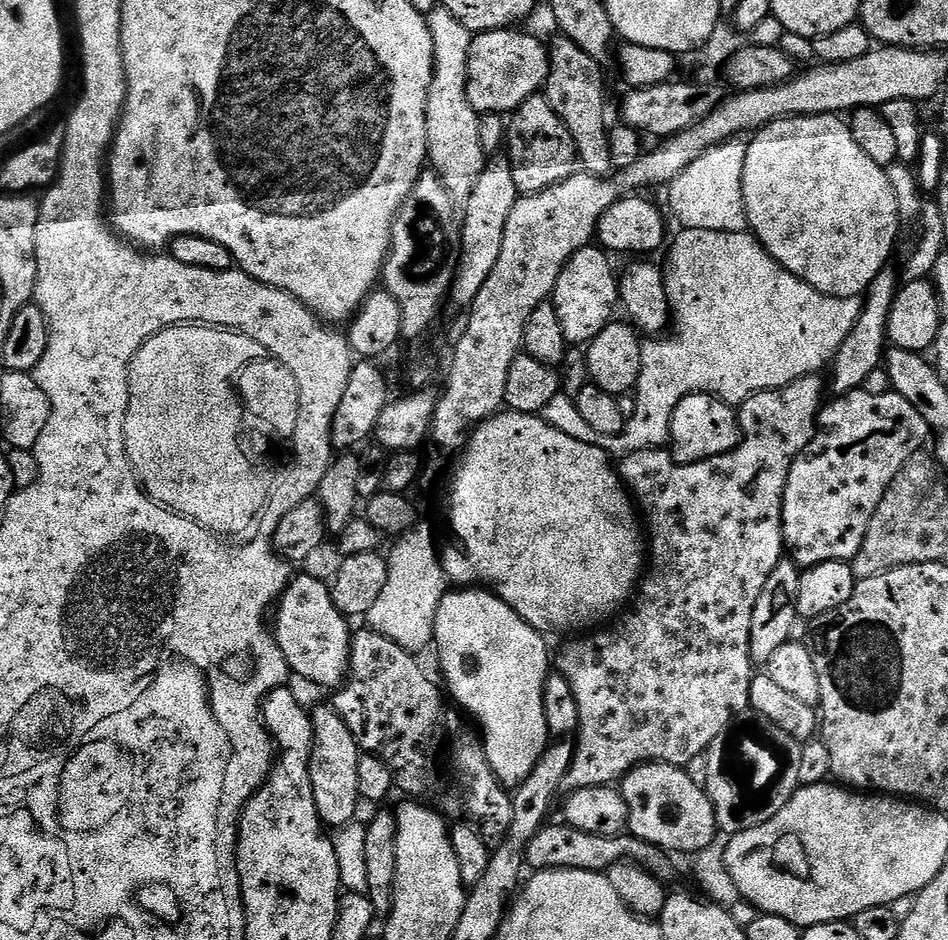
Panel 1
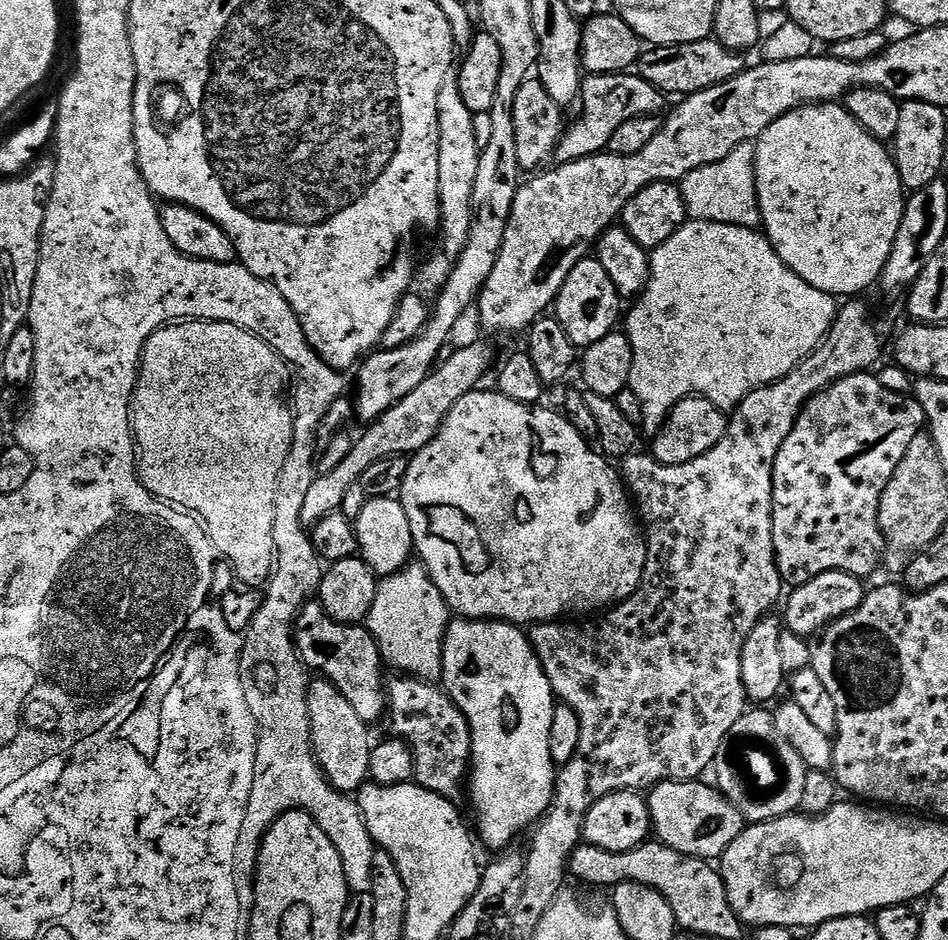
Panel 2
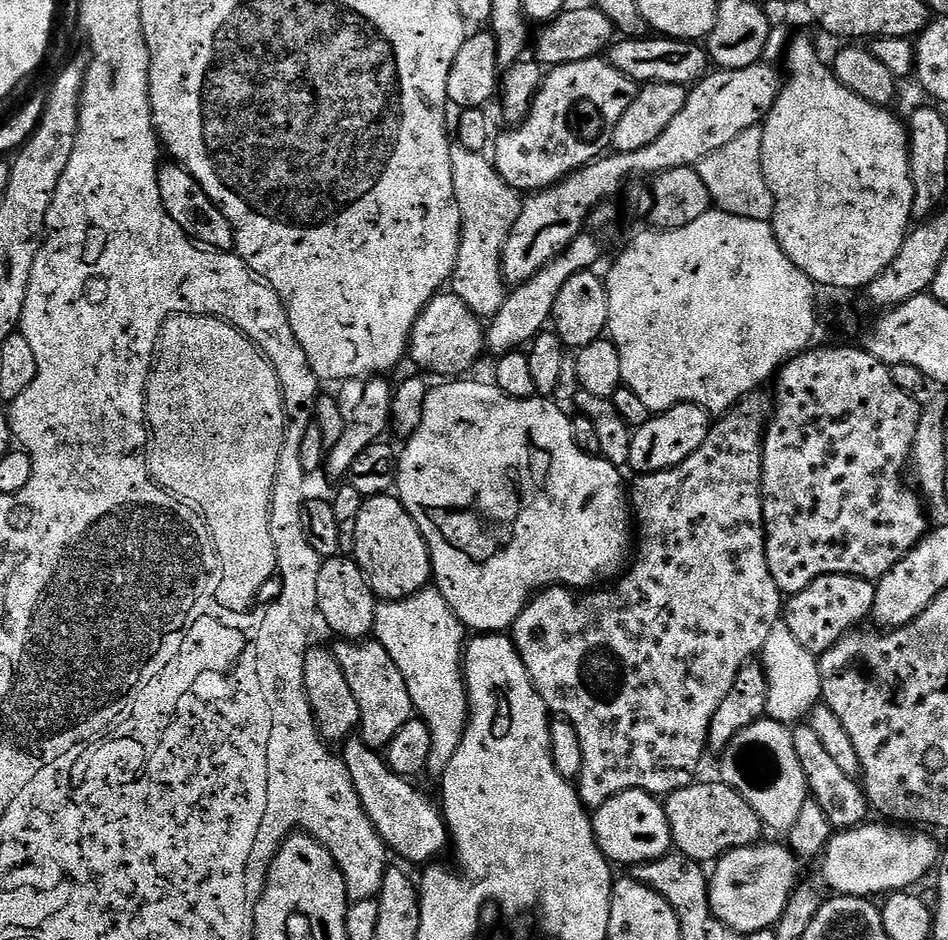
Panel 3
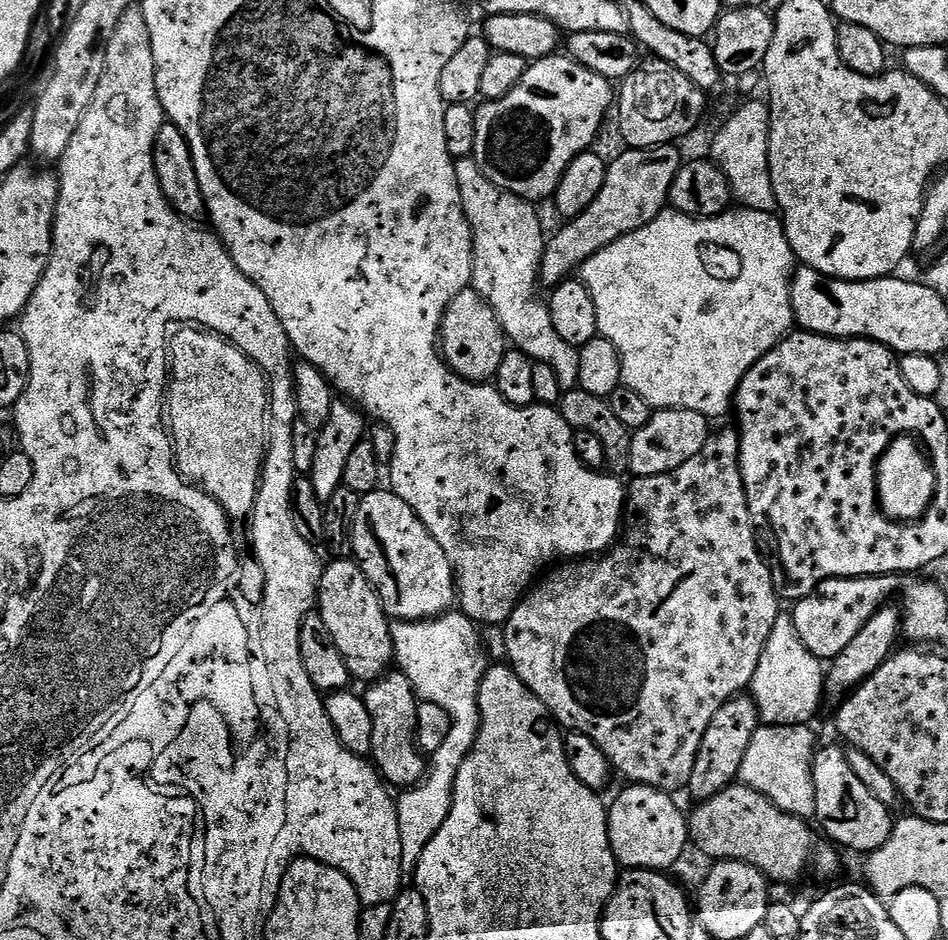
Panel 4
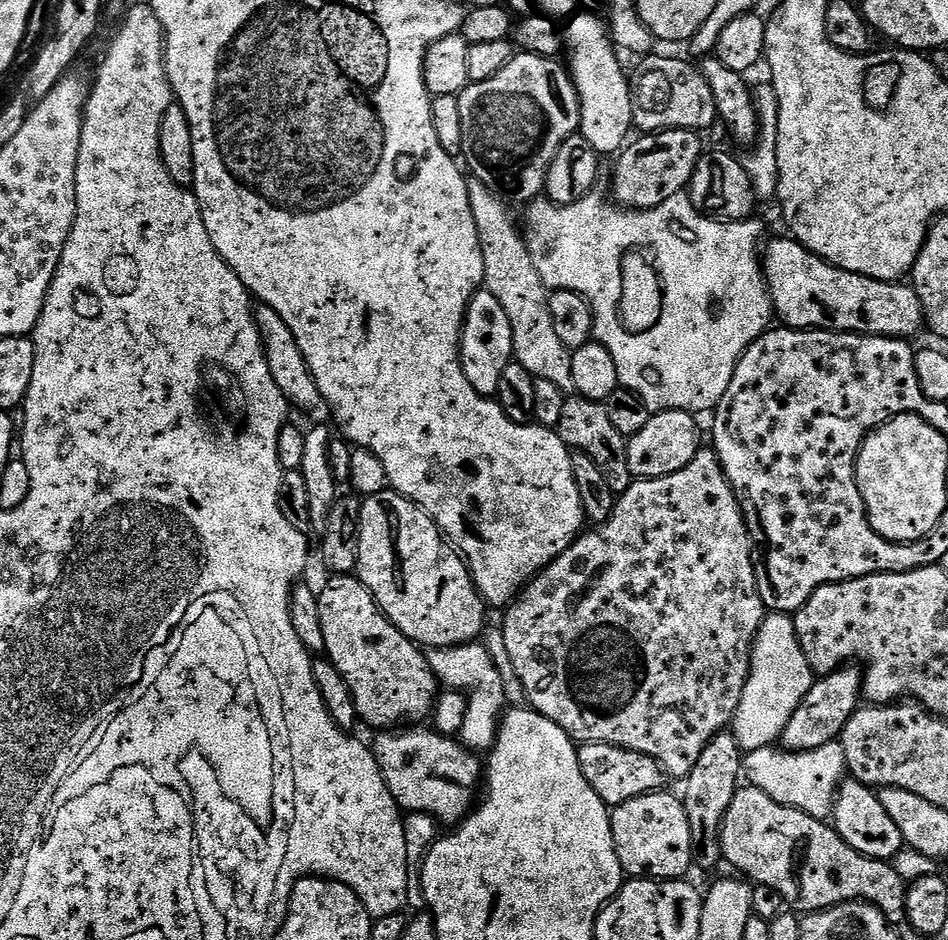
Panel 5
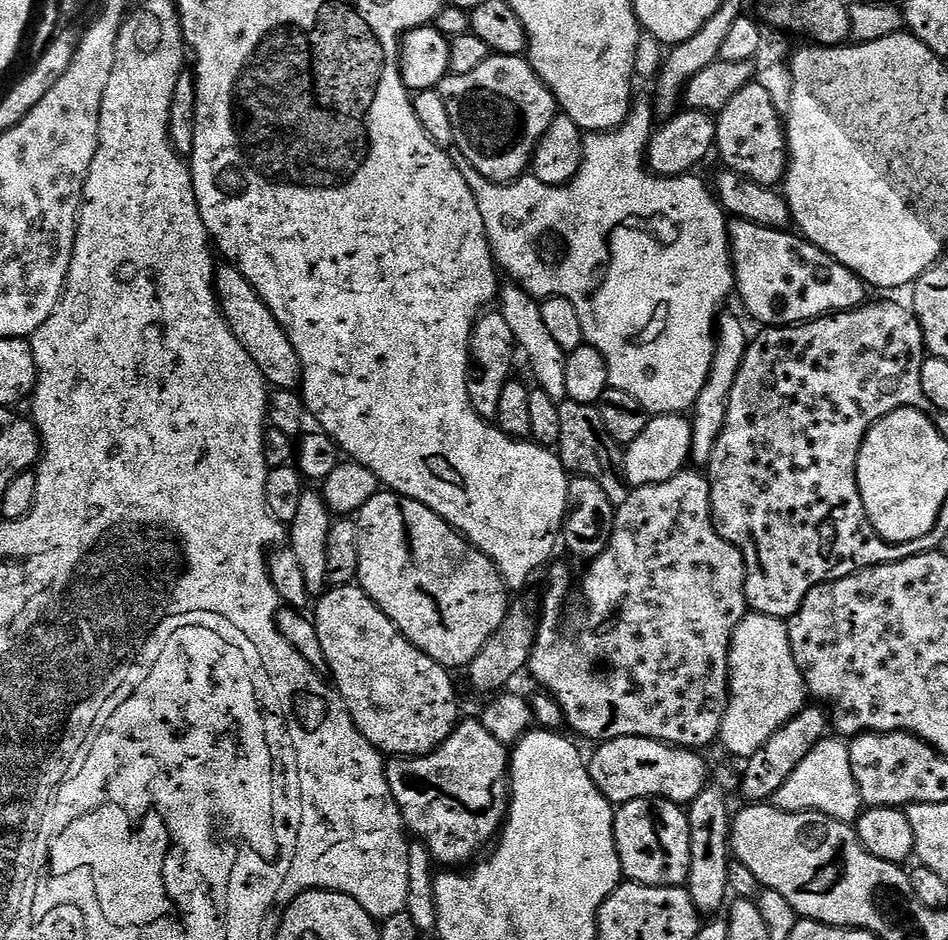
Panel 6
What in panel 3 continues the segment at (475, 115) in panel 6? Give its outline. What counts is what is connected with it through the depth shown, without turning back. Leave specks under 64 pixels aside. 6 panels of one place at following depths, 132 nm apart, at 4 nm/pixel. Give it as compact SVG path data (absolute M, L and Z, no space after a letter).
M604 58L555 65L540 84L540 90L532 103L532 109L528 111L528 117L521 124L504 130L508 132L501 134L500 141L499 136L495 141L494 163L498 174L521 194L535 194L543 192L545 188L553 188L571 172L576 172L591 164L593 160L600 159L612 148L614 130L618 122L622 122L622 114L630 110L630 102L634 102L637 91L636 81L614 70L614 66Z

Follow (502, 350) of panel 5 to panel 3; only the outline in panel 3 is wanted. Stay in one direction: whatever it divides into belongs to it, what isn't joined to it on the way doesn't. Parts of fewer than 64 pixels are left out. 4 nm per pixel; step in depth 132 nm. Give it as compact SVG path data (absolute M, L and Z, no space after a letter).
M437 294L424 308L408 339L407 355L417 364L417 369L436 378L464 378L486 352L486 328L481 317L451 294Z

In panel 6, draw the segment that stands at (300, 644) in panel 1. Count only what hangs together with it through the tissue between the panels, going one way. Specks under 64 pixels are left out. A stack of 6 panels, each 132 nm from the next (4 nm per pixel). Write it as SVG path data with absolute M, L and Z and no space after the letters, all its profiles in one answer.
M479 719L467 720L457 724L450 738L446 738L444 745L435 752L419 758L392 758L386 764L388 785L400 807L405 829L428 847L433 861L440 866L464 866L467 860L475 861L499 837L508 818L509 749L498 742L498 738L494 738Z

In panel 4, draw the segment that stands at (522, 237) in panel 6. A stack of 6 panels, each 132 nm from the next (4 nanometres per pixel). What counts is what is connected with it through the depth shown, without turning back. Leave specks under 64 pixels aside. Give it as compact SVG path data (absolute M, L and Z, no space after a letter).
M743 206L735 210L711 218L683 216L675 210L659 212L646 226L618 238L618 242L594 254L578 270L578 278L590 290L590 298L594 298L594 310L598 310L598 333L603 339L614 342L620 355L623 387L642 394L653 410L681 408L694 410L709 418L724 416L727 412L729 415L734 408L738 386L749 370L793 331L796 315L792 309L792 277L798 261L784 233L784 221L779 215L762 210L750 210Z

